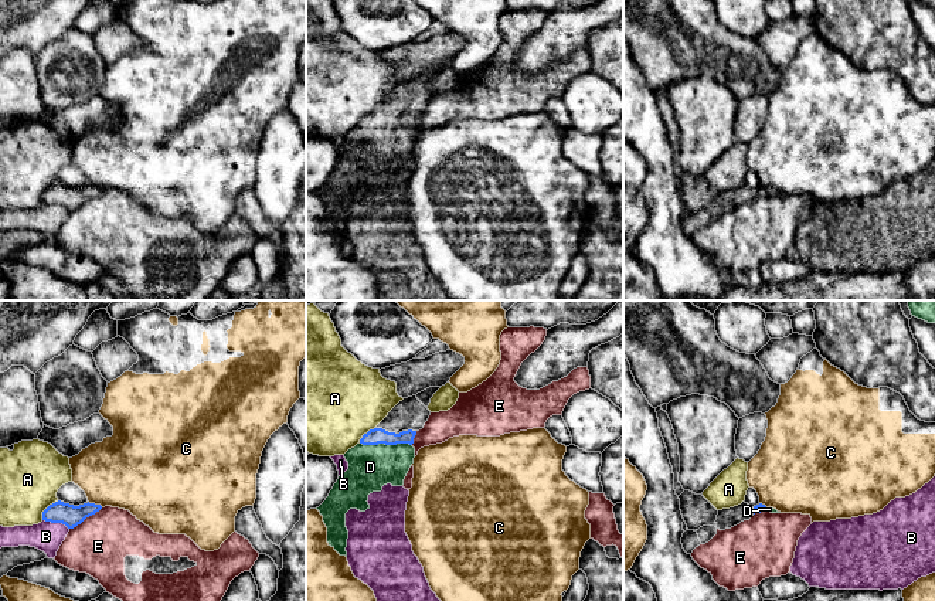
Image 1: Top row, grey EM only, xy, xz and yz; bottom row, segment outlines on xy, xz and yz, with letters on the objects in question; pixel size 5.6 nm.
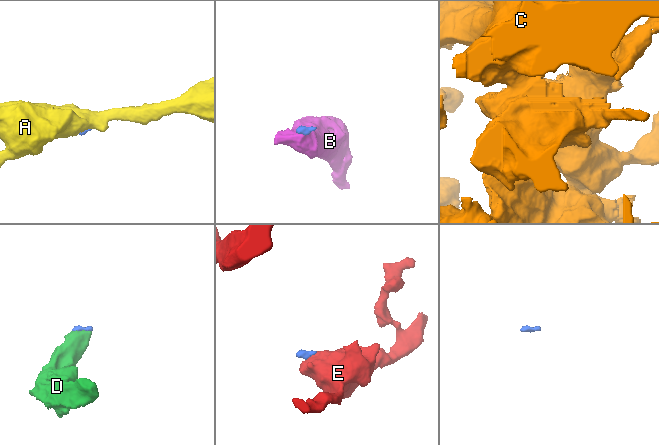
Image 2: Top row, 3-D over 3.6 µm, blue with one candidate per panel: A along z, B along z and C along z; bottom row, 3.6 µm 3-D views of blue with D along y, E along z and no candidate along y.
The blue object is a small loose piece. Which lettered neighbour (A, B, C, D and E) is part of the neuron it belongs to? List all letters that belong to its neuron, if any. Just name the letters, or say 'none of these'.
D

